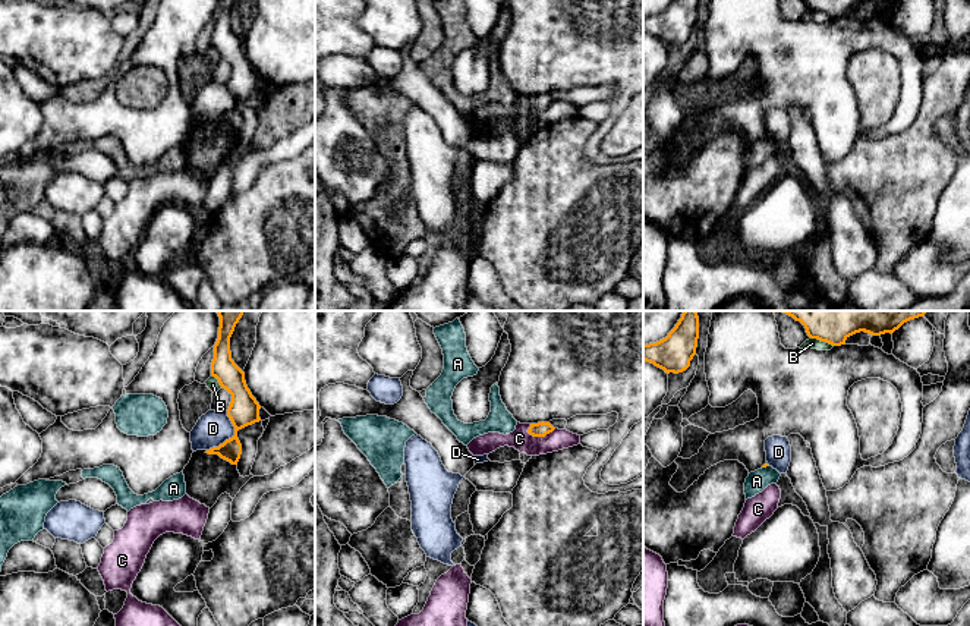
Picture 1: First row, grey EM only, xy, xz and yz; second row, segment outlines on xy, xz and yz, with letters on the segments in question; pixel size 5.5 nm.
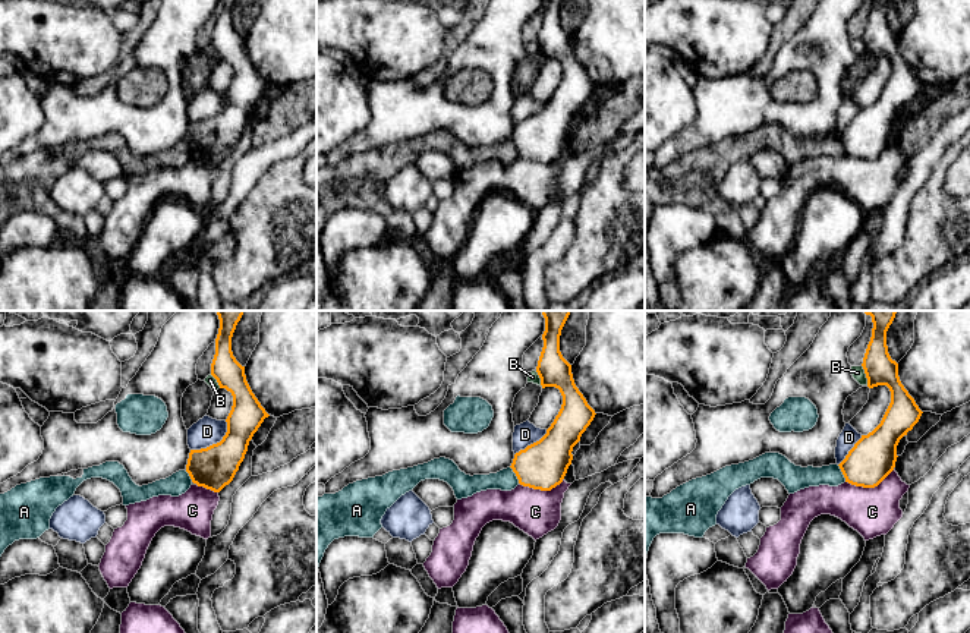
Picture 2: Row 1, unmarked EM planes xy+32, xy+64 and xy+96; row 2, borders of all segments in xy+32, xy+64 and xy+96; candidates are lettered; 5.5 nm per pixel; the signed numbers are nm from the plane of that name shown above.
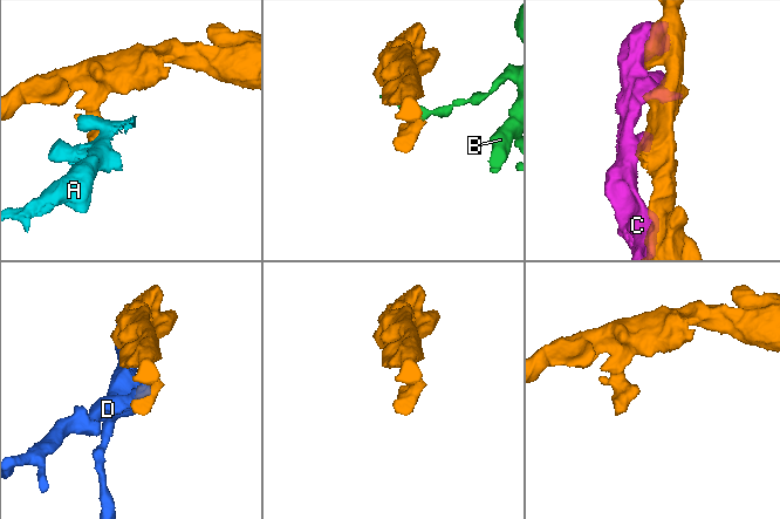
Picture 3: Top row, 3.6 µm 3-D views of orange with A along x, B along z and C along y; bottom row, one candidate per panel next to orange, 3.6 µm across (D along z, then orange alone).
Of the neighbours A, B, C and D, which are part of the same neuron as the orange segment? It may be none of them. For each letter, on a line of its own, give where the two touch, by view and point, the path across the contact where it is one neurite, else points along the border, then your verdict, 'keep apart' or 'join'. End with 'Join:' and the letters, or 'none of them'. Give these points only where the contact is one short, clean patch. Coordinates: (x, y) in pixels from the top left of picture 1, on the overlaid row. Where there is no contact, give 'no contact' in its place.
A: meets orange in yz at (765, 466); border along yz (768, 465), (762, 468); keep apart
B: meets orange in yz at (822, 340); keep apart
C: meets orange in xz at (541, 436); keep apart
D: meets orange in xy at (232, 437); keep apart
Join: none of them

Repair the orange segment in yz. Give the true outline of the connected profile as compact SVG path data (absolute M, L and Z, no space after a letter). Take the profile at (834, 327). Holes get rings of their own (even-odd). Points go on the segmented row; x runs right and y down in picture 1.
M772 311L782 312L800 321L810 339L832 346L860 331L872 336L894 333L904 323L923 317L928 311Z

